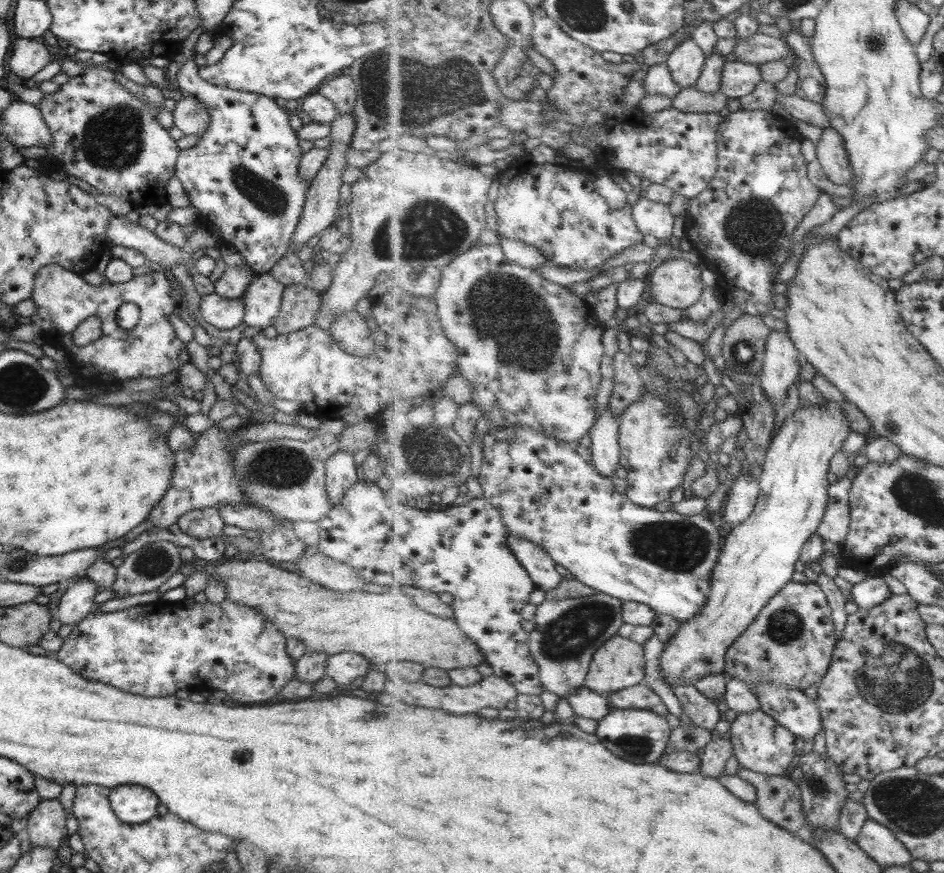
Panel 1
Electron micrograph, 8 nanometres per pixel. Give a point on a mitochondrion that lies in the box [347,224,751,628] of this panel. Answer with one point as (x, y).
(504, 312)

